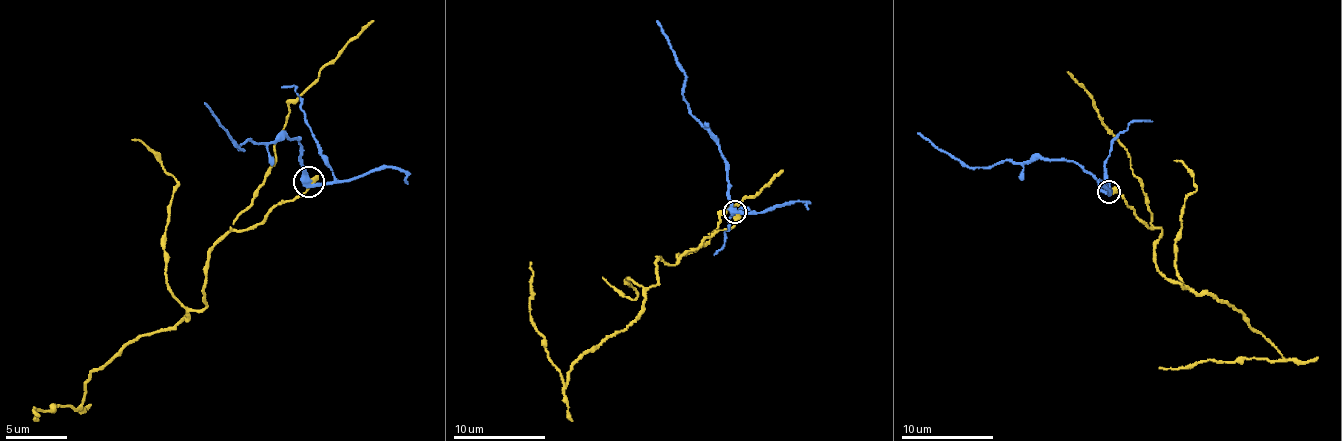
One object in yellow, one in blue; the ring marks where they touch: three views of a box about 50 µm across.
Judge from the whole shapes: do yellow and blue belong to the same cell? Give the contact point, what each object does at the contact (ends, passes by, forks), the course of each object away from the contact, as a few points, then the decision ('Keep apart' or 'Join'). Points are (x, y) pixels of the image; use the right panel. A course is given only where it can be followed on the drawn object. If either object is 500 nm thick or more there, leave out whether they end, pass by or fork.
Place: (1108, 191). At the ring yellow ends. At the ring blue passes by. Course of yellow: (1109, 192), (1162, 231), (1155, 265), (1189, 291), (1231, 304), (1281, 355), (1159, 366). Course of blue: (1109, 192), (1090, 173), (1065, 160), (1001, 160), (992, 166), (966, 166), (918, 132). Keep apart

